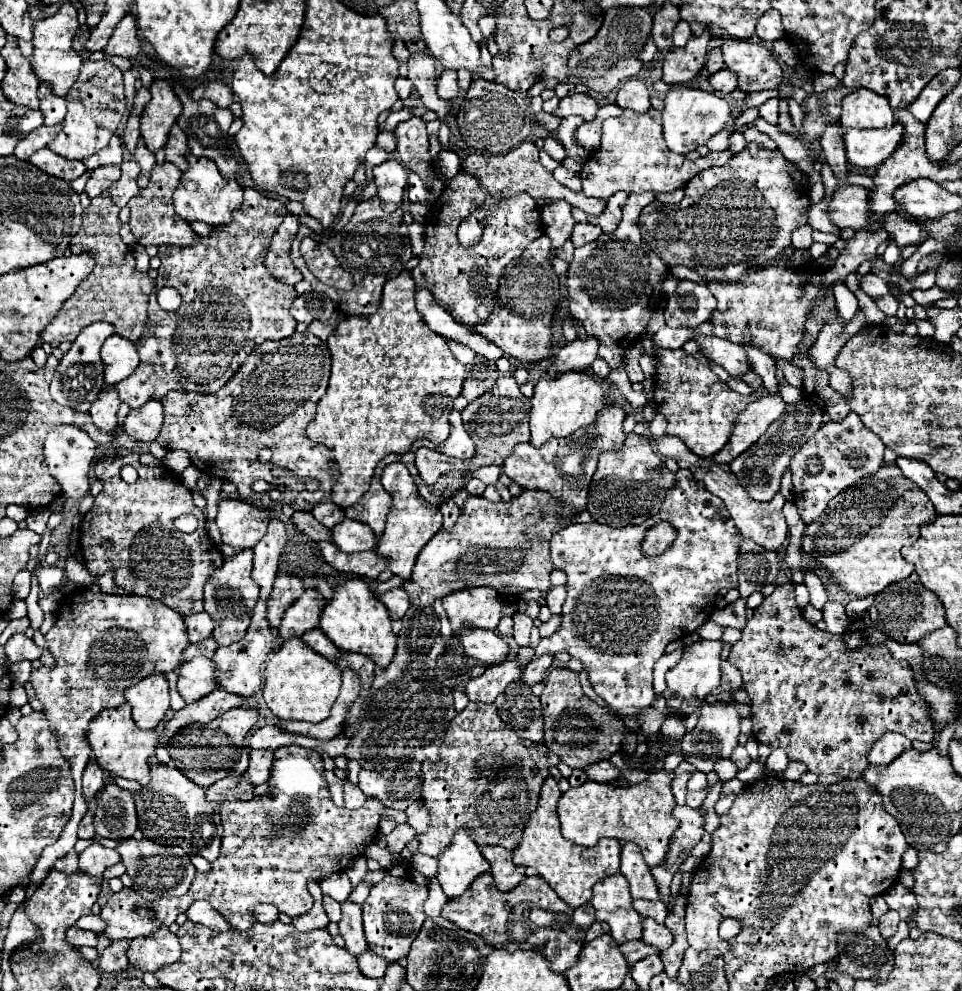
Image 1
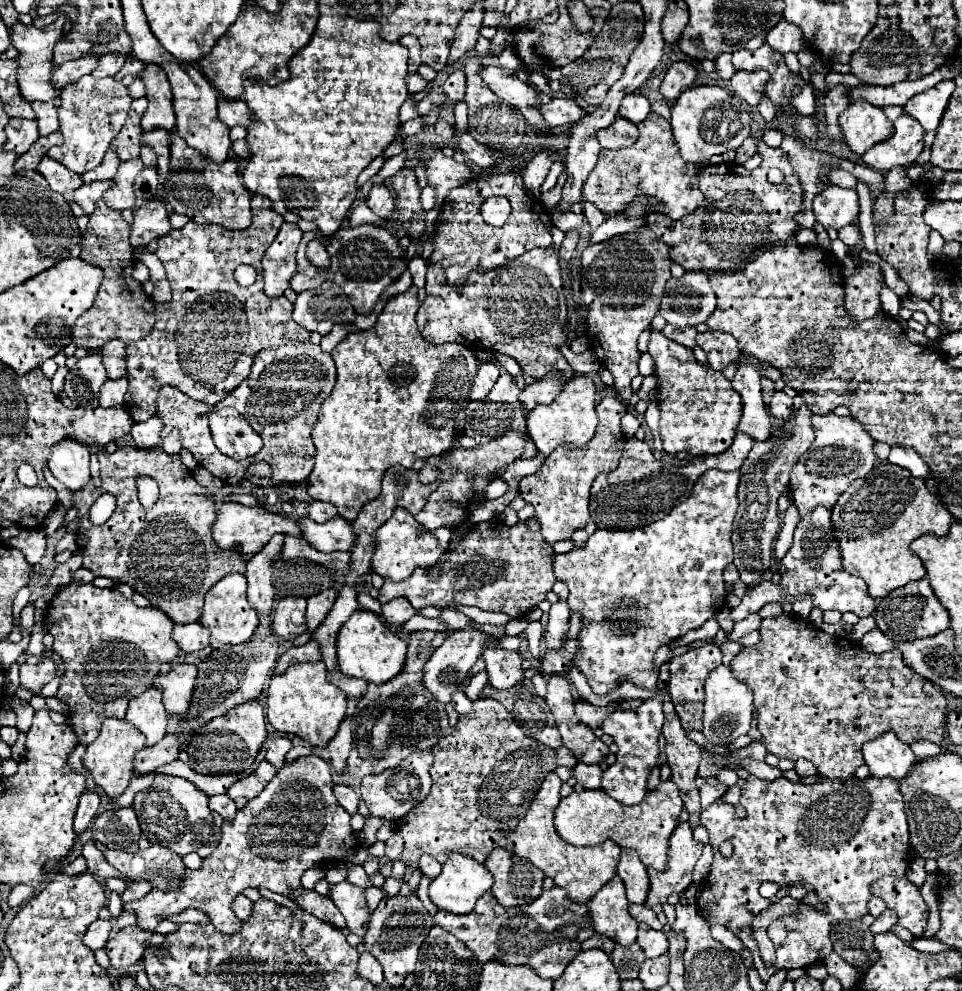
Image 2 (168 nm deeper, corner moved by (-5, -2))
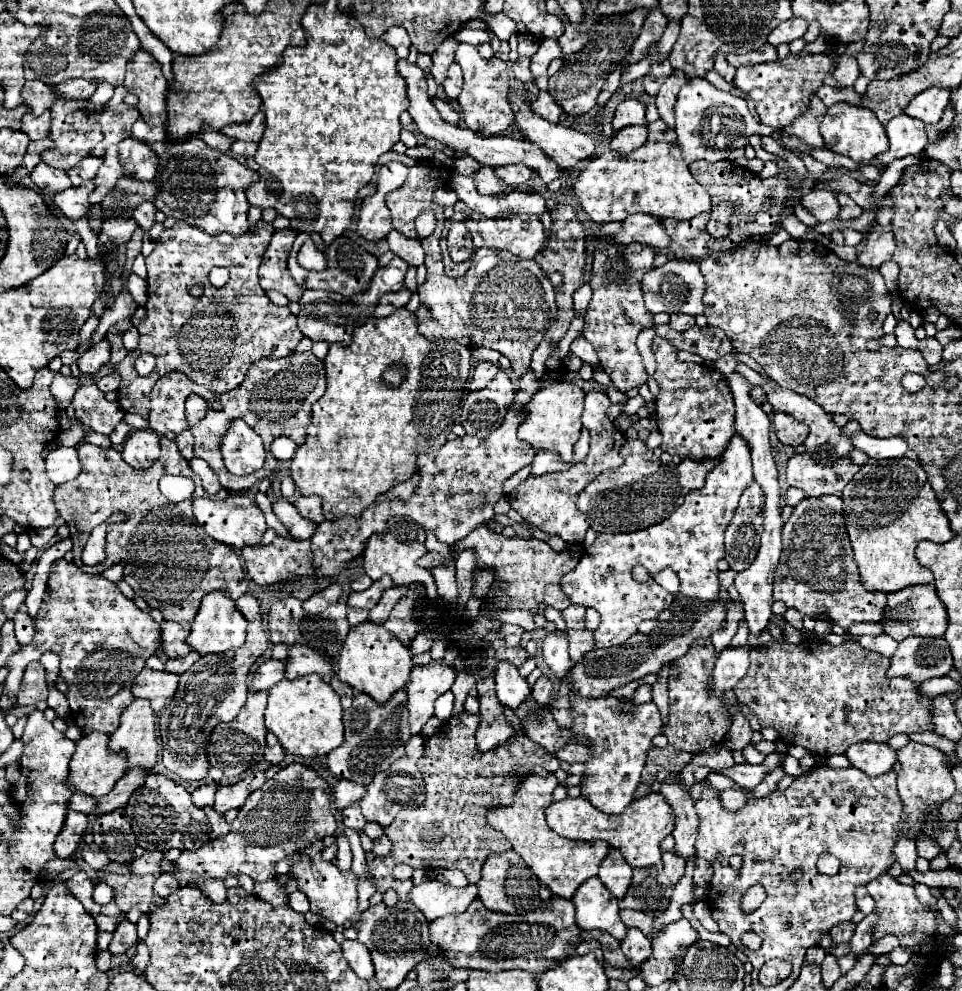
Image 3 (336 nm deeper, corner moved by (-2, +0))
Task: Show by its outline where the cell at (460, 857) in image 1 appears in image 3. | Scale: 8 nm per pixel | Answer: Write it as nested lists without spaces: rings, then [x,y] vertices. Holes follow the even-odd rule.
[[[429,880],[413,886],[411,902],[425,914],[427,920],[435,920],[453,912],[465,912],[467,906],[477,898],[477,886],[455,888],[443,880]]]

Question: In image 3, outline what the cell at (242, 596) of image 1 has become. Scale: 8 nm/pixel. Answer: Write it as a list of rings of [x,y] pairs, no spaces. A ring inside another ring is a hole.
[[[213,590],[209,594],[203,596],[201,608],[193,620],[191,626],[191,634],[187,636],[187,642],[193,650],[197,650],[201,656],[205,654],[215,654],[215,652],[225,652],[229,648],[239,648],[245,642],[245,634],[247,634],[247,618],[237,610],[235,600],[229,598],[229,594],[225,590]]]

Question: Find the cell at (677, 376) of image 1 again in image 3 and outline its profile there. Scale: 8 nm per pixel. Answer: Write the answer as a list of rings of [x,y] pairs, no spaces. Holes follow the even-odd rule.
[[[655,336],[651,348],[657,360],[655,380],[661,388],[659,398],[655,400],[657,426],[663,436],[661,450],[681,458],[691,456],[695,460],[721,456],[727,448],[727,442],[735,434],[735,404],[731,402],[731,390],[725,376],[695,362],[681,362],[675,346],[671,346],[667,338]]]

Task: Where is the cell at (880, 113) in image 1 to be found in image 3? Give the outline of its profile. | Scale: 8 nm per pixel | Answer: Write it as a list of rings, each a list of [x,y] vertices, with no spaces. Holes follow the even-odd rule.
[[[847,102],[833,104],[827,110],[827,114],[821,122],[821,134],[823,134],[825,146],[831,152],[843,154],[843,156],[847,156],[847,158],[851,158],[853,162],[859,162],[859,164],[869,162],[871,158],[875,158],[881,152],[887,152],[887,146],[889,146],[885,126],[875,118],[873,110],[863,108],[863,106],[853,106],[853,104],[847,104]]]

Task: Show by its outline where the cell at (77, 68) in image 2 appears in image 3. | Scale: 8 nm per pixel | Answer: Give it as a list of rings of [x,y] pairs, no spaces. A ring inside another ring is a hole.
[[[29,80],[23,86],[23,104],[29,106],[35,114],[43,114],[47,108],[53,106],[55,100],[59,100],[59,94],[55,92],[55,86],[47,86],[39,80]]]

